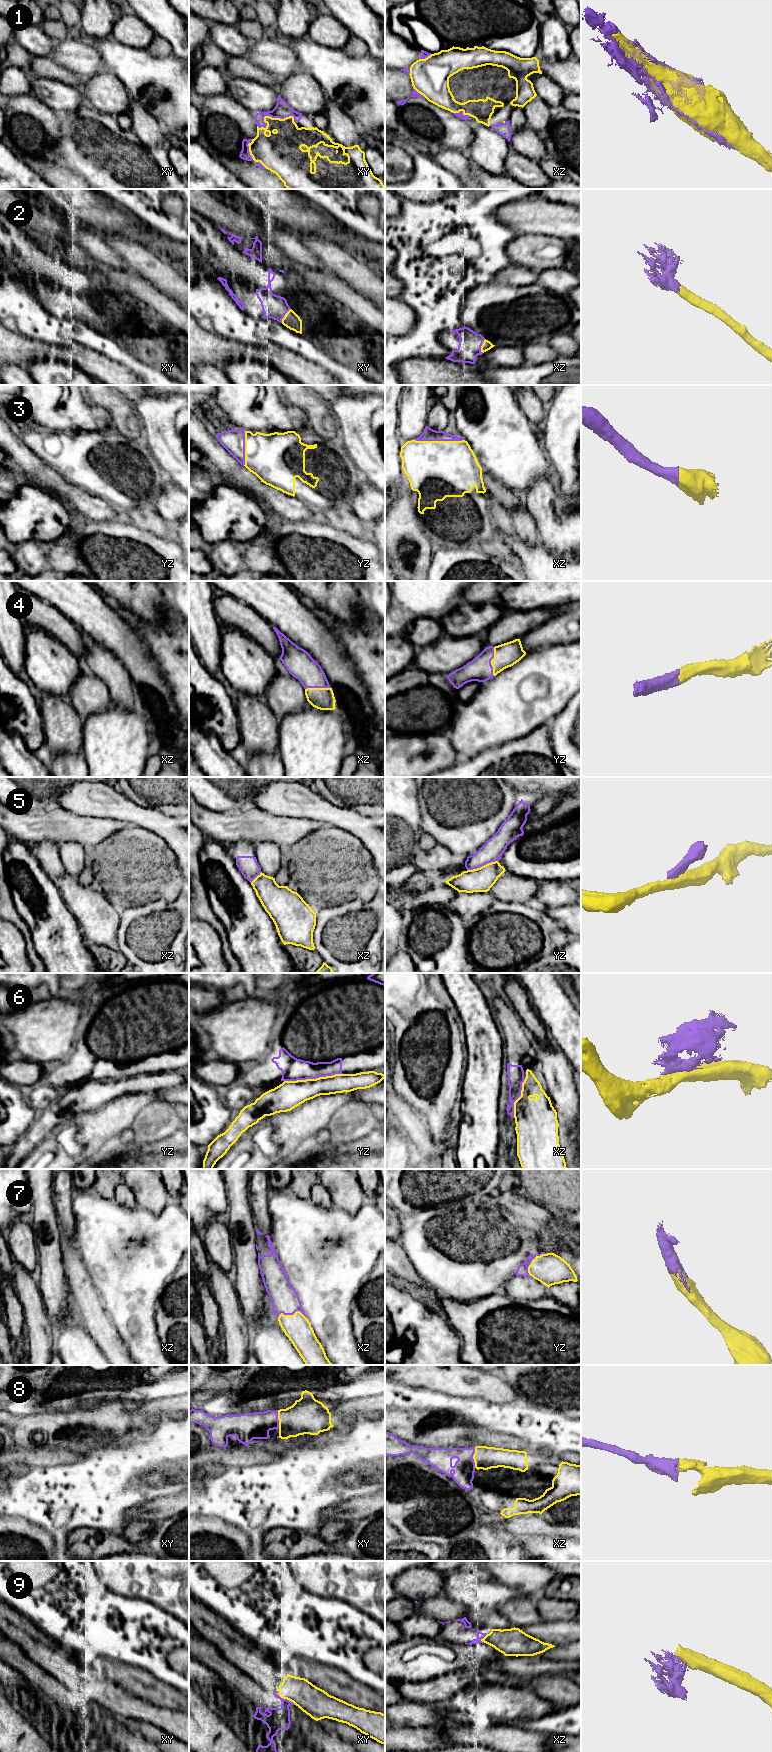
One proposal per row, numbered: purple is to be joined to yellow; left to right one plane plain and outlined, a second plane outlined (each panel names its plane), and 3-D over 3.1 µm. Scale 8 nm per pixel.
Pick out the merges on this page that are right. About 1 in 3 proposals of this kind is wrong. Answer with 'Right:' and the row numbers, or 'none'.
Right: 1, 2, 3, 4, 7, 8

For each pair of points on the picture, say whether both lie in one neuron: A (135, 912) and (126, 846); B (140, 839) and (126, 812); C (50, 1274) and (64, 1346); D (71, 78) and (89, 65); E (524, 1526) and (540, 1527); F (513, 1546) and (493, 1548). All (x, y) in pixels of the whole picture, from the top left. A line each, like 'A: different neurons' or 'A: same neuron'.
A: different neurons
B: different neurons
C: different neurons
D: different neurons
E: same neuron
F: same neuron

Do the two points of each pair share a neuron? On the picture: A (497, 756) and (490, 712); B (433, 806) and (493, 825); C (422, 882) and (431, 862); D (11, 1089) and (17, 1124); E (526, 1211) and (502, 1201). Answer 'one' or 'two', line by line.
A: two
B: one
C: two
D: one
E: one

